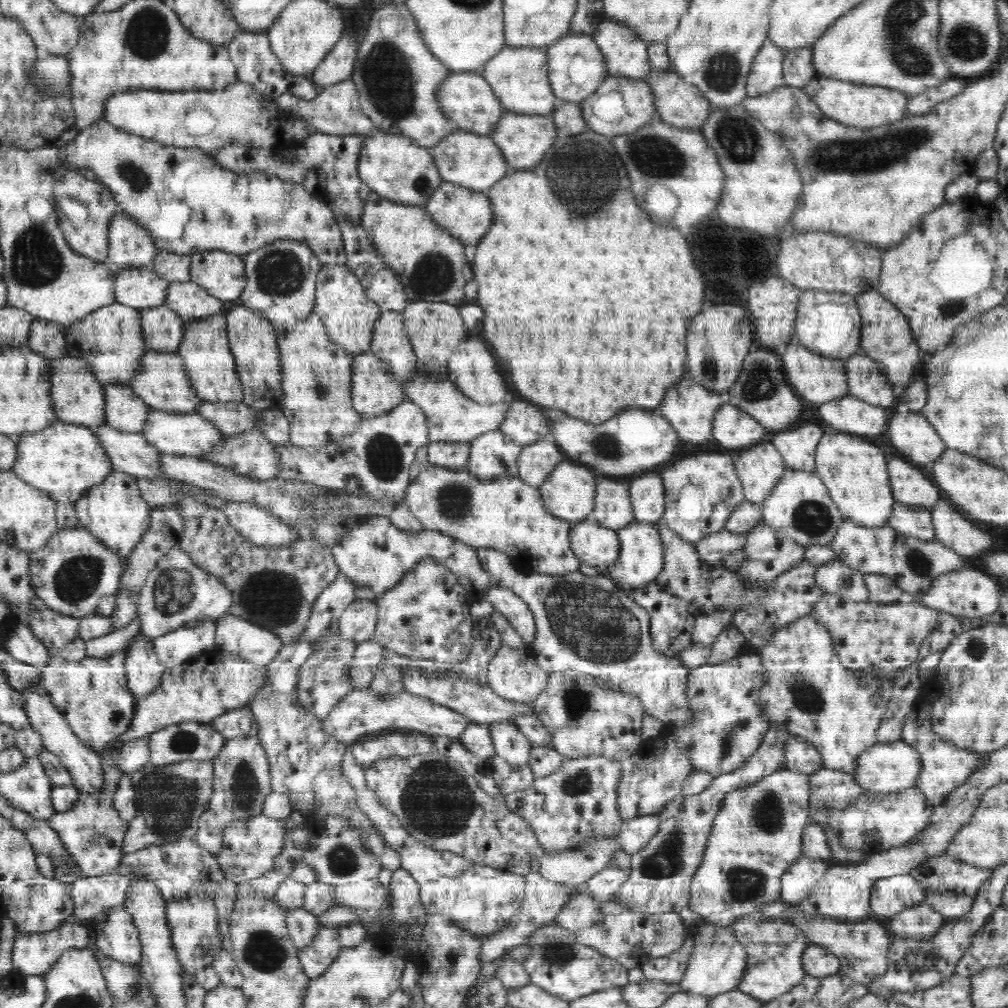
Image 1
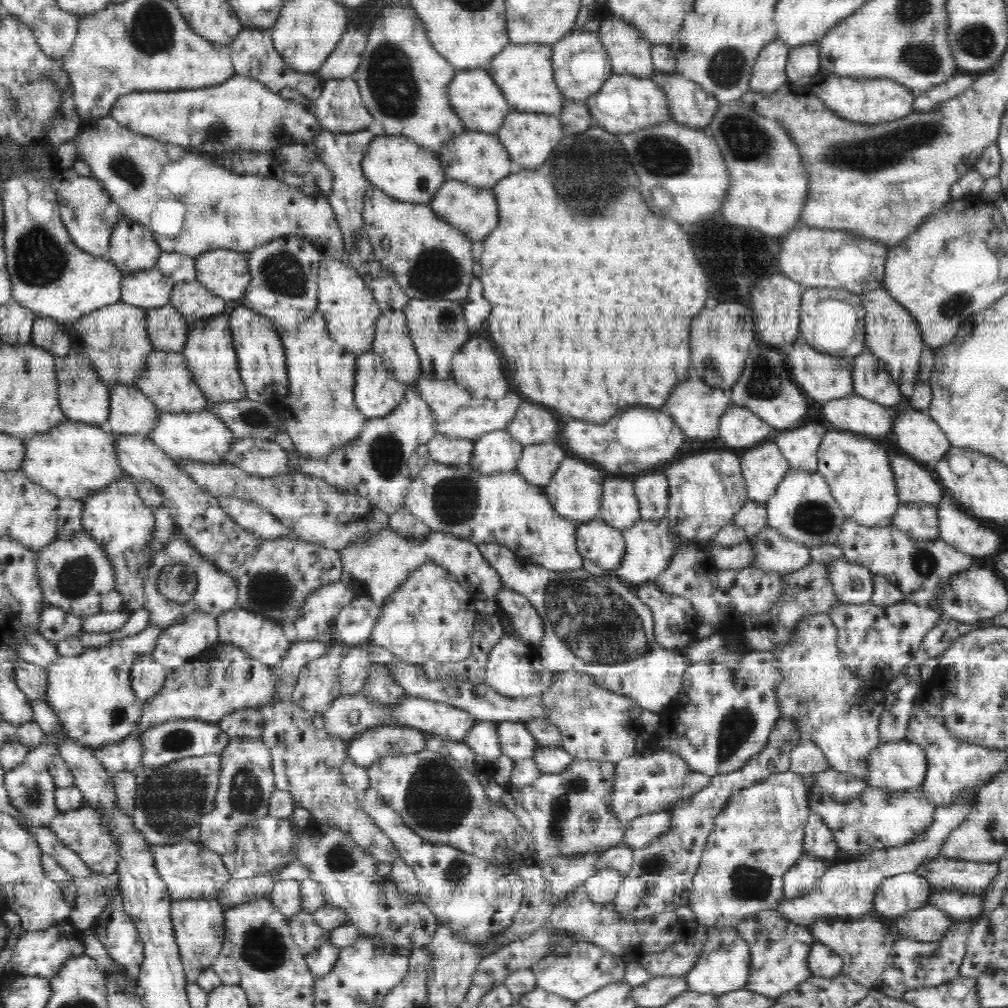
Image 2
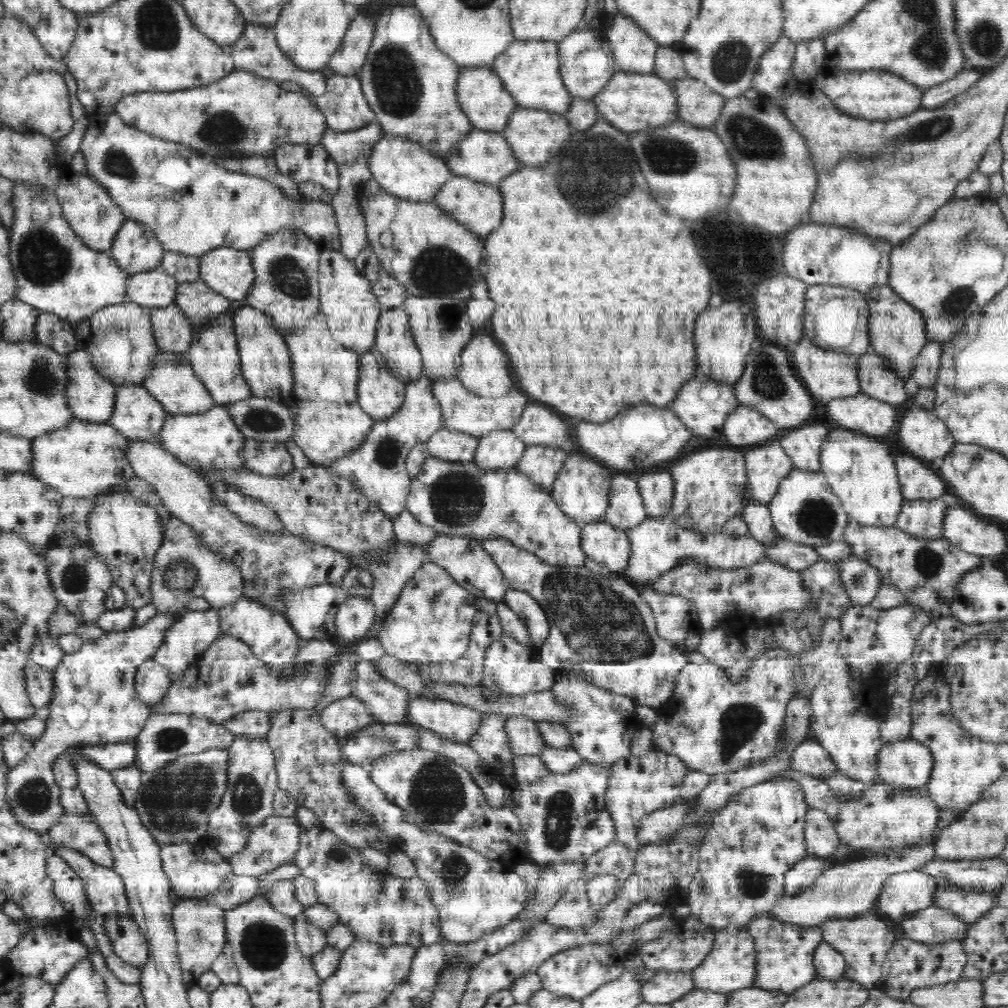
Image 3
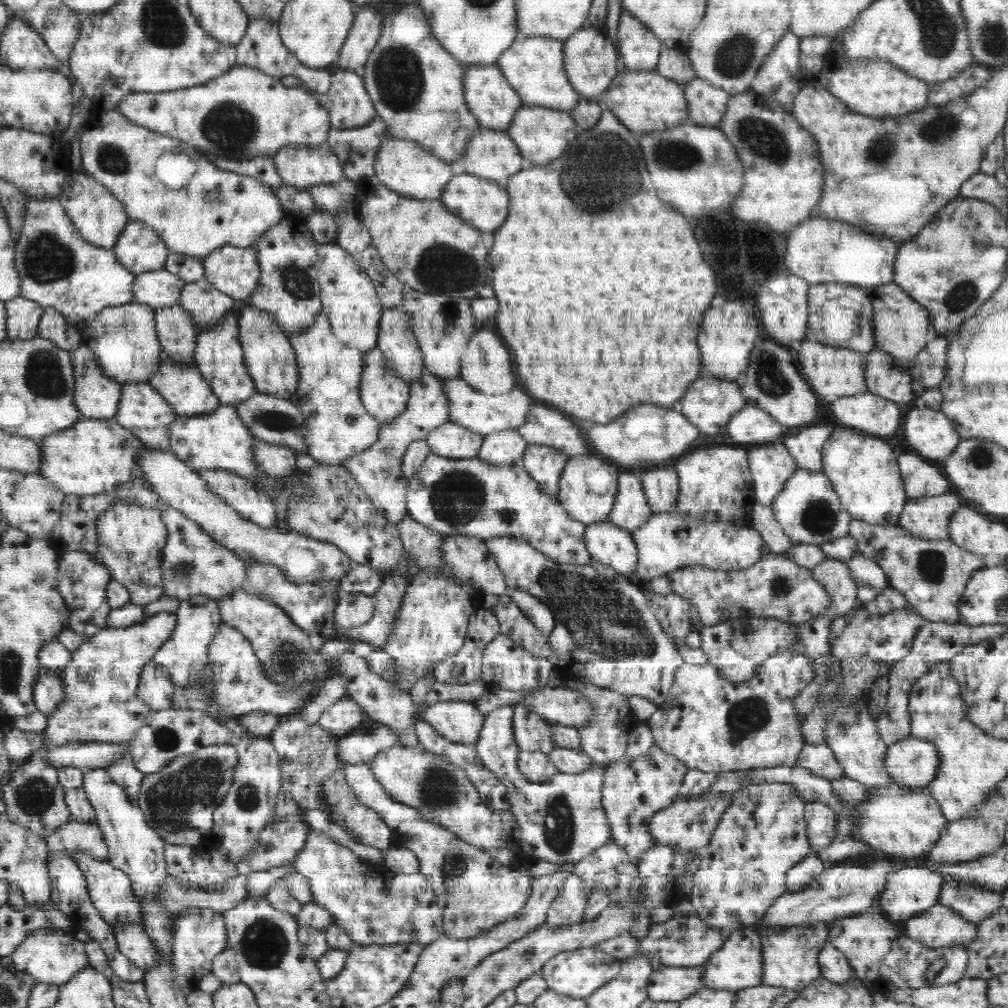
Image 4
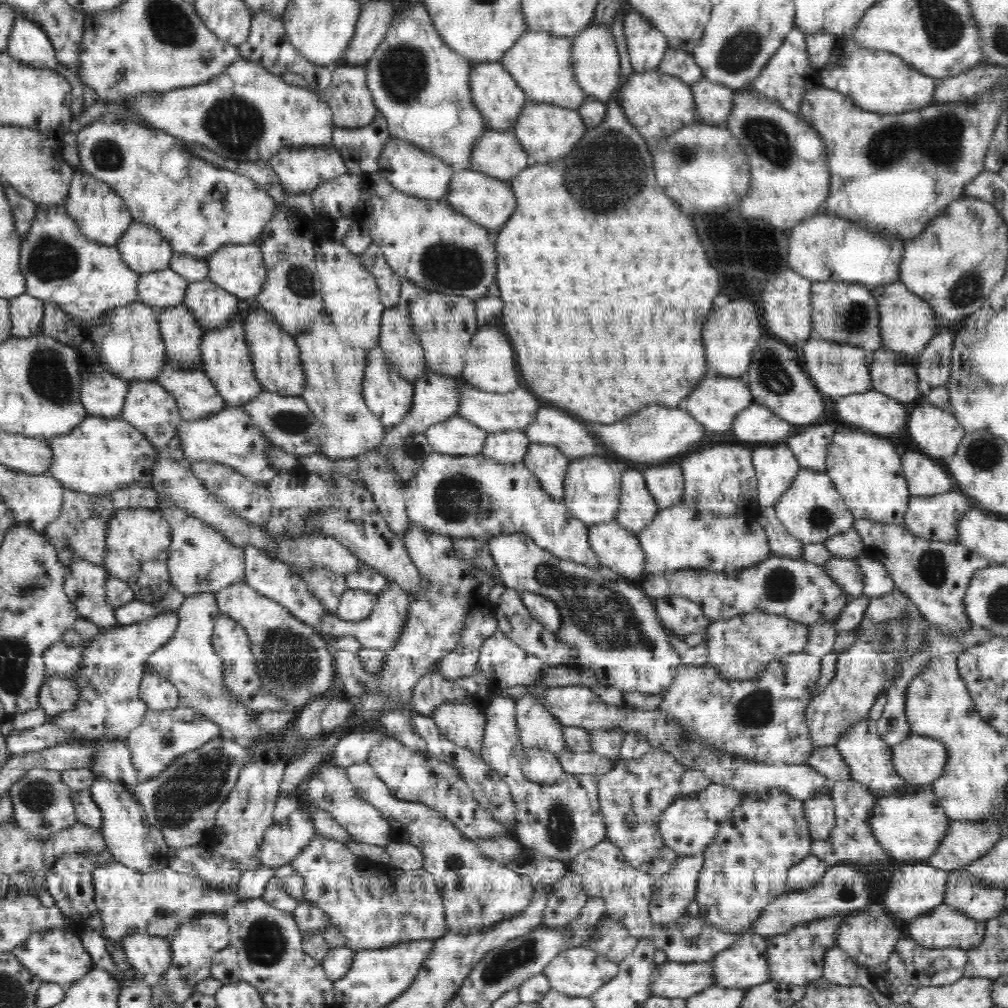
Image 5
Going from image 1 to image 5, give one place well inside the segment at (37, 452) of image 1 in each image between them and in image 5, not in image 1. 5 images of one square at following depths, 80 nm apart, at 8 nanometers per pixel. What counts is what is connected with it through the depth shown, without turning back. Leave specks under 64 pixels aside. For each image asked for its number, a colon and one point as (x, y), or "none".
2: (72, 460)
3: (83, 459)
4: (94, 456)
5: (100, 455)

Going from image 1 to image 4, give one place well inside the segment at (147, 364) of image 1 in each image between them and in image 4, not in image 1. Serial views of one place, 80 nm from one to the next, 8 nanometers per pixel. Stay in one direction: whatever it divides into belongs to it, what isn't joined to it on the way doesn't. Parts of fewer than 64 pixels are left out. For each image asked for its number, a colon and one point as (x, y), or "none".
2: (166, 380)
3: (172, 381)
4: (183, 387)

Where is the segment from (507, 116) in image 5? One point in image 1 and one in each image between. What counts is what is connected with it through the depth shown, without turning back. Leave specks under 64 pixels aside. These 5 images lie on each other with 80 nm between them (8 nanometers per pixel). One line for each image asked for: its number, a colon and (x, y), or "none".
1: (466, 99)
2: (479, 103)
3: (482, 97)
4: (488, 95)

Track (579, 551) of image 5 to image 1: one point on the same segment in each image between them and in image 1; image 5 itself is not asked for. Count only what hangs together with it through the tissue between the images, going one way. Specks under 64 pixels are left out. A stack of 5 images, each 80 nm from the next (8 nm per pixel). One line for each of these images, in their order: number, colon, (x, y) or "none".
1: (505, 514)
2: (504, 508)
3: (454, 498)
4: (468, 497)

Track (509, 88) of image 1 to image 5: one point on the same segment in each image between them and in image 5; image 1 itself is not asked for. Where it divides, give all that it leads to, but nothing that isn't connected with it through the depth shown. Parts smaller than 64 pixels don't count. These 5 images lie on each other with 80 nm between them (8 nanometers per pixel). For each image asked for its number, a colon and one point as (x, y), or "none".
2: (523, 72)
3: (529, 69)
4: (534, 67)
5: (541, 64)

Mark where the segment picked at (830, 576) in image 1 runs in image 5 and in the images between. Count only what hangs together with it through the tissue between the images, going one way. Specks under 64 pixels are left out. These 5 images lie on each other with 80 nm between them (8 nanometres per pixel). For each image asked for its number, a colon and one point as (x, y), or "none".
2: (852, 584)
3: (861, 581)
4: (870, 579)
5: (877, 582)

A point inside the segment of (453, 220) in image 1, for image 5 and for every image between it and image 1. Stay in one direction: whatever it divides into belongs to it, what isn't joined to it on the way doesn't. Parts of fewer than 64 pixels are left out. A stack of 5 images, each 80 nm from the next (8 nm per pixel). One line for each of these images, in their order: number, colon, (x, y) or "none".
2: (471, 210)
3: (479, 207)
4: (484, 204)
5: (489, 202)

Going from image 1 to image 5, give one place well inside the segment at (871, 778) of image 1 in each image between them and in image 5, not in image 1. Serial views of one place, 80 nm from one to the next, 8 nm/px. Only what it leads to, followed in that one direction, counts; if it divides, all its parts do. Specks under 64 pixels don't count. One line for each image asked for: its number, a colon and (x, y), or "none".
2: (901, 765)
3: (907, 763)
4: (912, 762)
5: (920, 760)

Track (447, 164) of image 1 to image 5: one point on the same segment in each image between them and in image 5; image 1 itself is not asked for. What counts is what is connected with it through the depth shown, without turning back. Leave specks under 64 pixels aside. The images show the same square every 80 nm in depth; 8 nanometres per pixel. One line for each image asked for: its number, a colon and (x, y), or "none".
2: (478, 158)
3: (486, 157)
4: (490, 154)
5: (498, 154)

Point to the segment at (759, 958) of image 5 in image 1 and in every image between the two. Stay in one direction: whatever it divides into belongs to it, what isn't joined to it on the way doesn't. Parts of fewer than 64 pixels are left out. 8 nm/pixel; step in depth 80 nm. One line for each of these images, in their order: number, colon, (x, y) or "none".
1: (717, 964)
2: (724, 964)
3: (731, 964)
4: (737, 964)

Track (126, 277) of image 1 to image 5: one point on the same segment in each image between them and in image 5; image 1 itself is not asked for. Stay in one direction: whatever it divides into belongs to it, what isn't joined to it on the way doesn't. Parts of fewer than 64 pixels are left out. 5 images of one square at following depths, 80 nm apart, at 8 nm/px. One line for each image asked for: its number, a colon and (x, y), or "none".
2: (149, 288)
3: (156, 288)
4: (159, 288)
5: (165, 288)

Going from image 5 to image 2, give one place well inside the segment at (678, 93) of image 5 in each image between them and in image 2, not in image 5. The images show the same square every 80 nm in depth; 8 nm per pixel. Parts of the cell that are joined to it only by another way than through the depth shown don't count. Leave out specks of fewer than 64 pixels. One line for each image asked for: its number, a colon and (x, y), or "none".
2: (626, 103)
3: (632, 101)
4: (643, 101)

